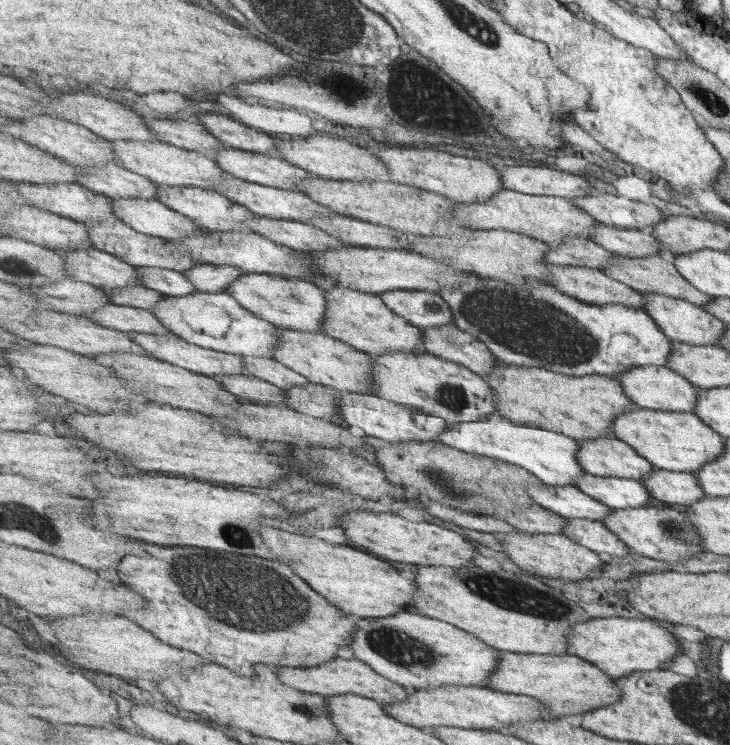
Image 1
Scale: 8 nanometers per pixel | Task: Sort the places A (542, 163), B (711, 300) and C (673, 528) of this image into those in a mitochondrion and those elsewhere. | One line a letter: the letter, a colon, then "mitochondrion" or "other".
A: other
B: other
C: mitochondrion

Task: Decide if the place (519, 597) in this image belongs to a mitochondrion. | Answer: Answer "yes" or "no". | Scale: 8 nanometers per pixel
yes

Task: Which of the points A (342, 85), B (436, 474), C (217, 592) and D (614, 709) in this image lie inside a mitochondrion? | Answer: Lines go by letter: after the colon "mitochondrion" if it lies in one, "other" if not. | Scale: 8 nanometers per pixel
A: other
B: mitochondrion
C: mitochondrion
D: other

